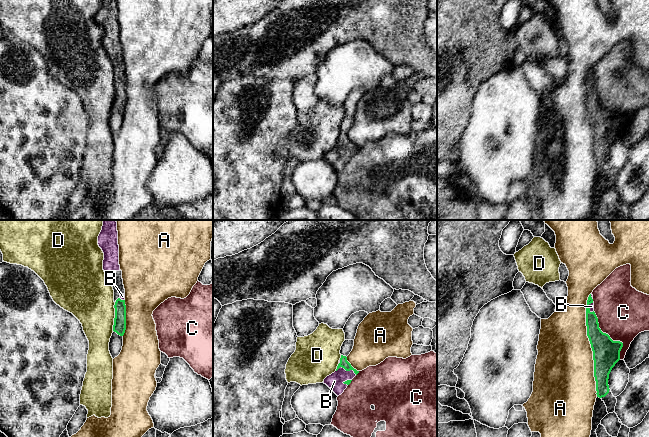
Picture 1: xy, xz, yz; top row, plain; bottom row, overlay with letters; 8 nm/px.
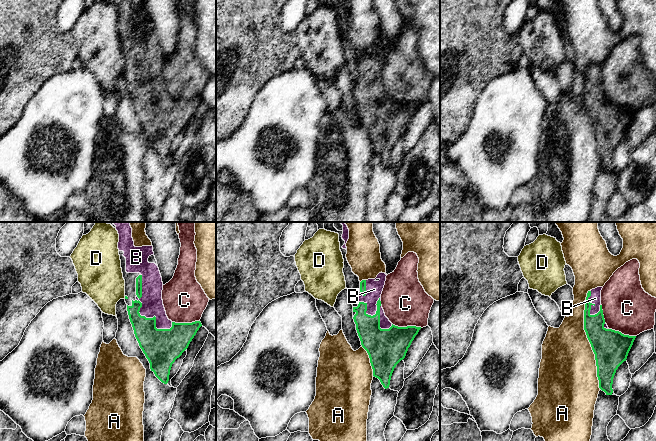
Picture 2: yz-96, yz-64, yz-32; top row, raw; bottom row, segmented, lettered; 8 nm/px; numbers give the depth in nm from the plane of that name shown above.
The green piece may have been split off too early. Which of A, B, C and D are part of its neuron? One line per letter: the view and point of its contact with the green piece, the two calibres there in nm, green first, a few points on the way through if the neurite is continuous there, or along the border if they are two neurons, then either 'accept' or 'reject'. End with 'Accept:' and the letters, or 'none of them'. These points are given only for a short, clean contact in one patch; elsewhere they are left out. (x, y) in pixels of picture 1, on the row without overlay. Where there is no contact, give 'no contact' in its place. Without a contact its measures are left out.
A: contact yz (591, 121); calibres 220 and 460 nm; reject
B: contact xz (346, 146); calibres 70 and 130 nm; accept
C: contact yz (609, 113); calibres 220 and 420 nm; reject
D: contact xy (115, 92); calibres 100 and 380 nm; reject
Accept: B

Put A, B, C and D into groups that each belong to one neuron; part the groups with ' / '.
A / B / C / D

